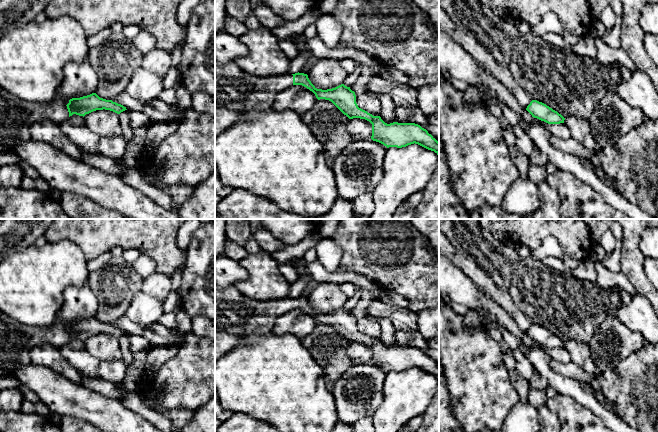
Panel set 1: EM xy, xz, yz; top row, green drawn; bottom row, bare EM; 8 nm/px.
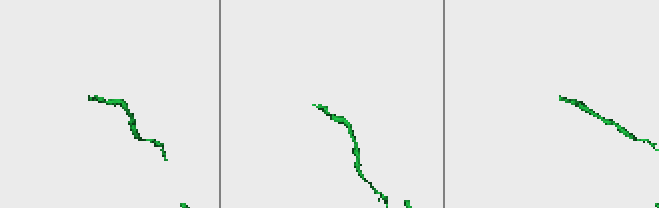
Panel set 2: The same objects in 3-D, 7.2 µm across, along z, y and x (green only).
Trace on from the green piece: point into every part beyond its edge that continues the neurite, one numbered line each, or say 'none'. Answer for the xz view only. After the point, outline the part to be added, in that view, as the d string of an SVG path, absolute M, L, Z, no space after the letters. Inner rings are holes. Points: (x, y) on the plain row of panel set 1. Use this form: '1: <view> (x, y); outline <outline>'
1: xz (235, 313); outline M236 287L219 290L215 293L215 331L229 332L233 335L247 335L253 332L271 332L276 319L293 309L293 299L275 301L256 301L247 298Z

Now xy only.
1: xy (16, 340); outline M0 311L0 370L15 376L21 365L30 363L31 348L43 344L61 347L68 340L66 325L59 319L50 327L36 327L20 324Z

